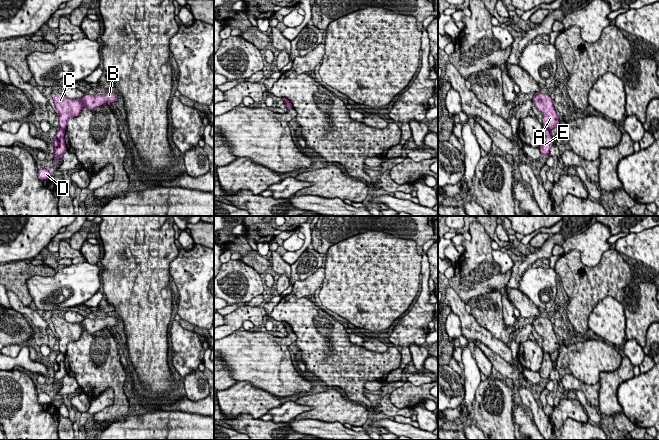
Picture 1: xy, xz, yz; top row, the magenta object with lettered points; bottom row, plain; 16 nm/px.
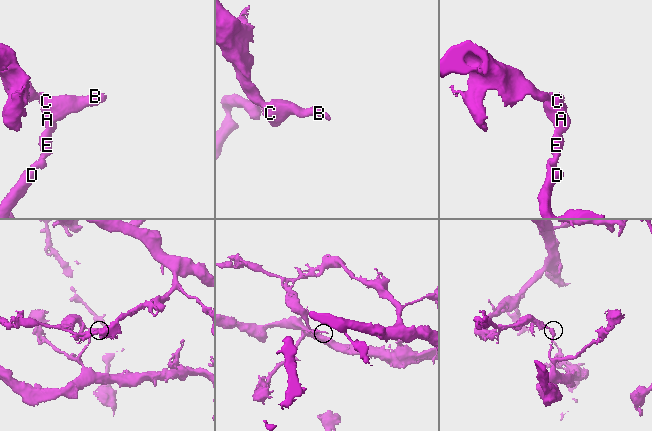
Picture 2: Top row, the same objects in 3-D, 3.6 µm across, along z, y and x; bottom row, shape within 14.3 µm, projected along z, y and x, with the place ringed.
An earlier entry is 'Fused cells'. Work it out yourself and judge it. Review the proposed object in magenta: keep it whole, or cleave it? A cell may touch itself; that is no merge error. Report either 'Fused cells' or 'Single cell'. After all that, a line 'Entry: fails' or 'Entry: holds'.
Fused cells
Entry: holds

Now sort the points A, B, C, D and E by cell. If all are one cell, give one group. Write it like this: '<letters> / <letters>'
A B C / D E

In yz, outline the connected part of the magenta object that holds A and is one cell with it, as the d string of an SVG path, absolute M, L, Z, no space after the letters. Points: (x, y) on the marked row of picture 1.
M536 93L532 98L535 107L543 115L543 127L544 129L551 130L552 128L558 127L559 118L556 114L552 99L548 94Z

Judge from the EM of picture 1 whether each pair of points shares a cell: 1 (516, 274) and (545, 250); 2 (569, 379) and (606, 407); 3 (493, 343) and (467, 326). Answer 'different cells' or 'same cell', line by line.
1: same cell
2: different cells
3: same cell

